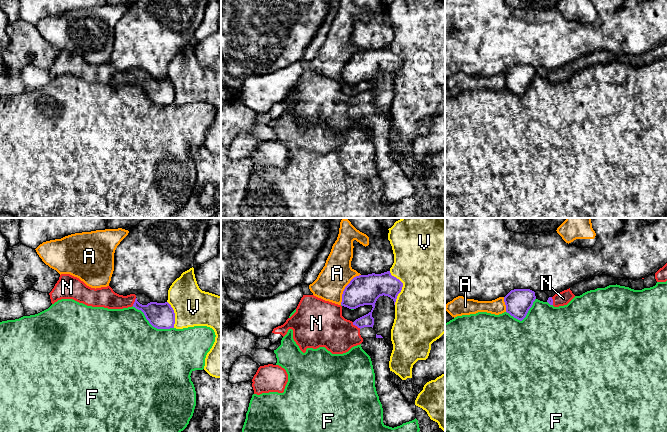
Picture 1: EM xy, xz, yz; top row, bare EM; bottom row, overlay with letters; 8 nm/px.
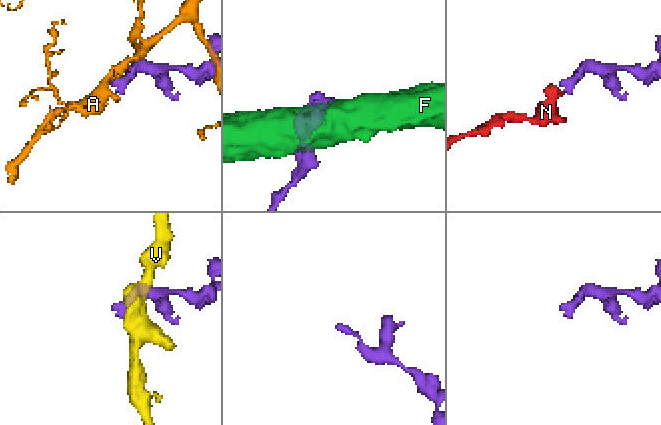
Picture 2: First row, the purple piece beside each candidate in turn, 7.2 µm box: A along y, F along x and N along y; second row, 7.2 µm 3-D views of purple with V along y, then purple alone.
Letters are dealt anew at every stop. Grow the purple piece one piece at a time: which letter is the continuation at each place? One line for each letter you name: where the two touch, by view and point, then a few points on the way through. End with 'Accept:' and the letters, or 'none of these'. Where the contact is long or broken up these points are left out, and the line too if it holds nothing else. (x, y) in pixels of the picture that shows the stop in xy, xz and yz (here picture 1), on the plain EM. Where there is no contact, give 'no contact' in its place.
N: xz (356, 101) | across xz (356, 70), (373, 81), (356, 101), (325, 102)
Accept: N

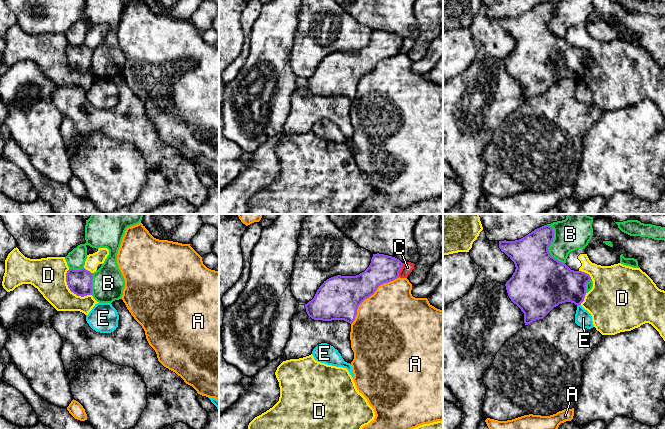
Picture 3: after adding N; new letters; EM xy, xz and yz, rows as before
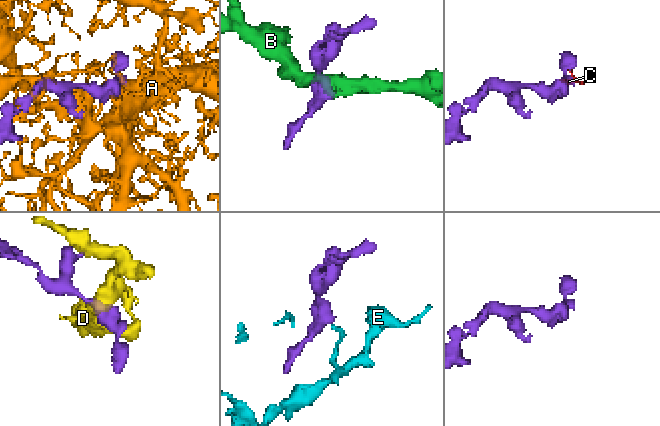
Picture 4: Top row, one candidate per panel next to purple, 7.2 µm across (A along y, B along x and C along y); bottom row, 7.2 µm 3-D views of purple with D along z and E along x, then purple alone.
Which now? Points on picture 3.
Accept: none of these

